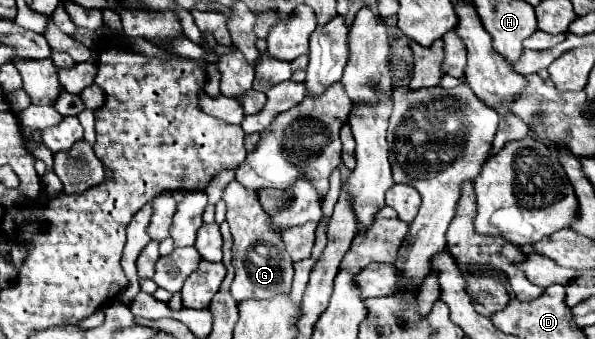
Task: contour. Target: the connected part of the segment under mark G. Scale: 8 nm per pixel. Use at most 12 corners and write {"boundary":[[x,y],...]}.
{"boundary":[[223,190],[233,234],[231,296],[291,292],[293,264],[257,194]]}

